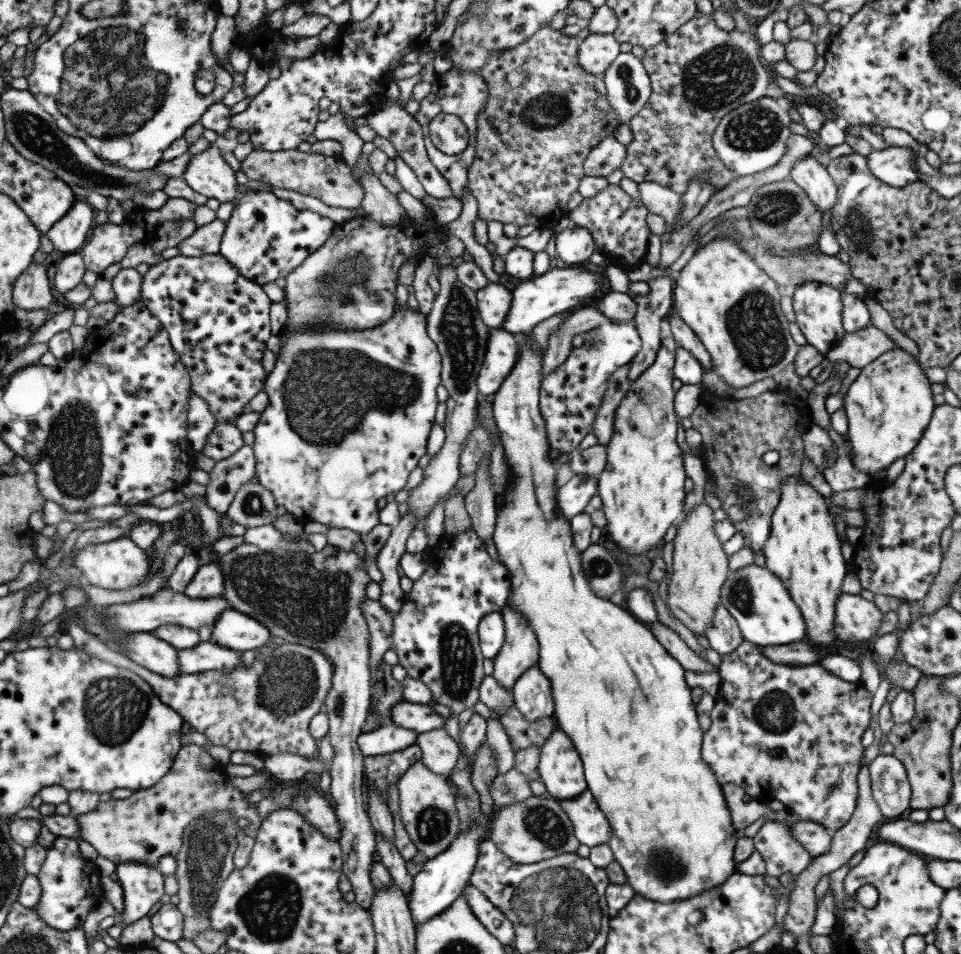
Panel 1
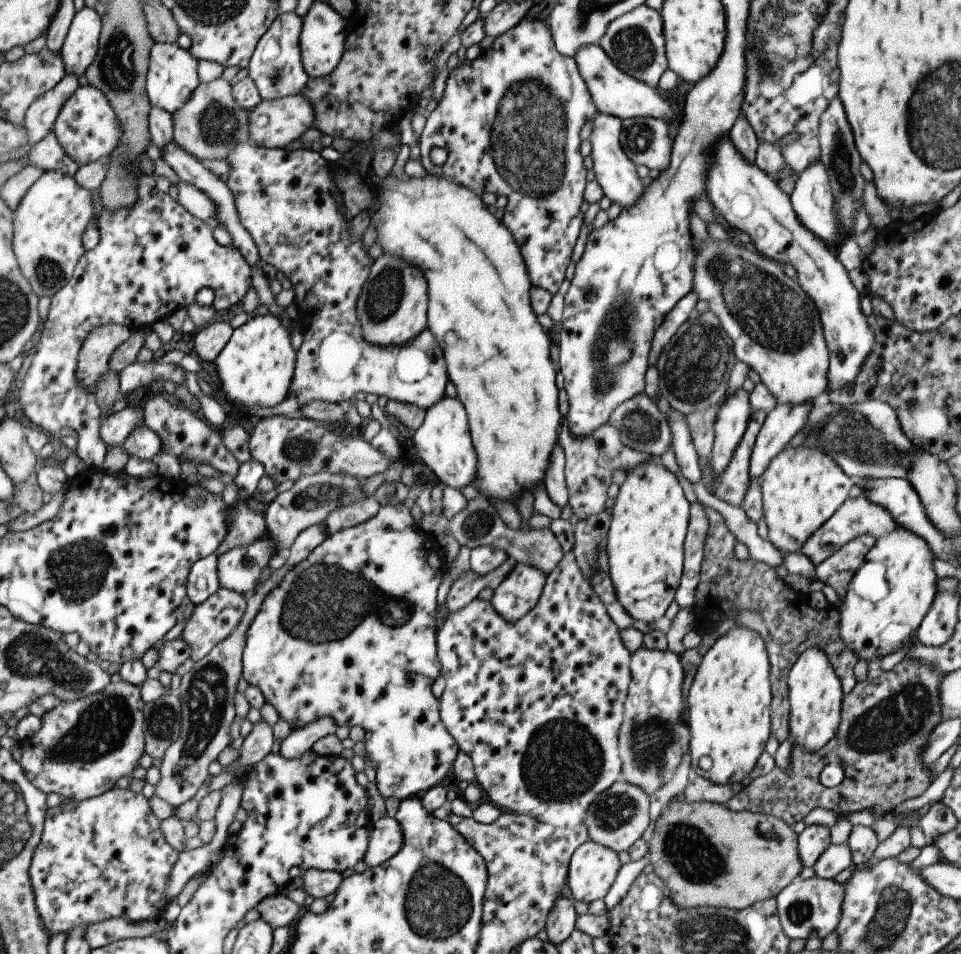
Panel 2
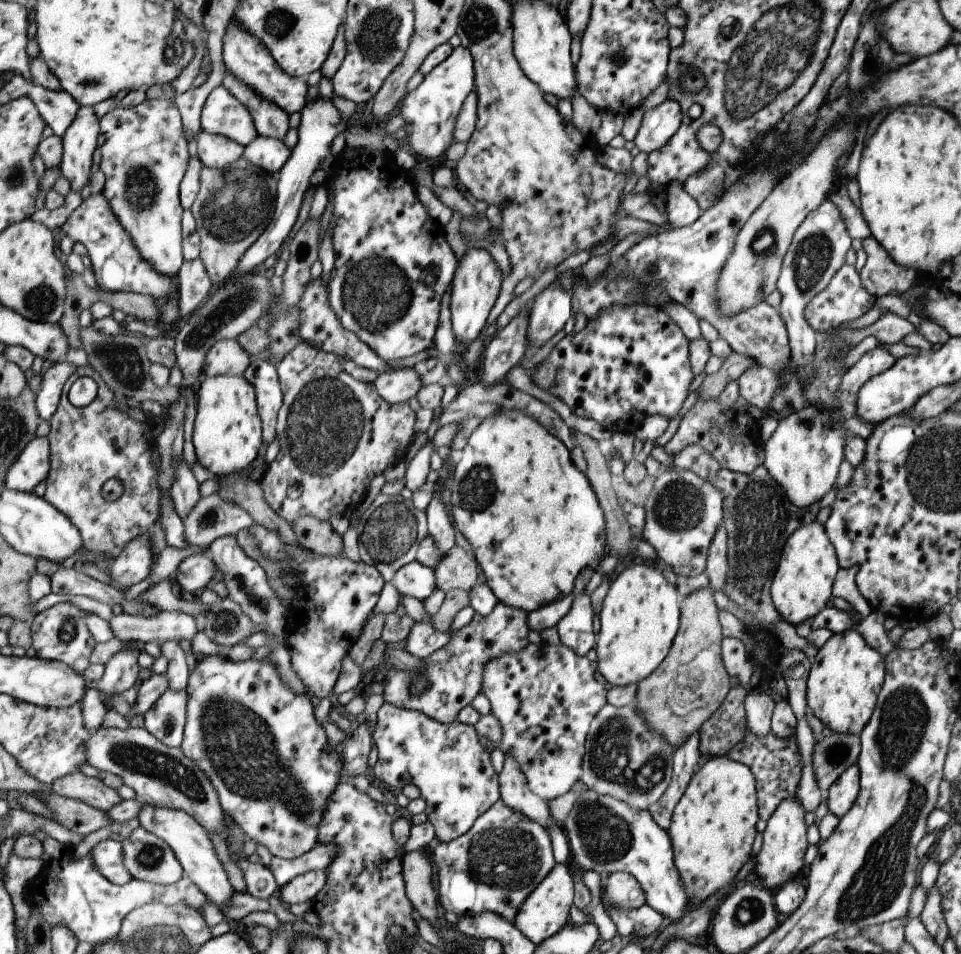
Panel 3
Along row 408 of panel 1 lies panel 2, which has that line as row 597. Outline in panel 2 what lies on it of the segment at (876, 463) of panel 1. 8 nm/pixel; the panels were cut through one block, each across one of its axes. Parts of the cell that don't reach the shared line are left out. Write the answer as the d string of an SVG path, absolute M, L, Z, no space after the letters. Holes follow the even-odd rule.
M899 528L876 539L875 544L863 557L861 566L851 577L845 596L837 606L839 638L856 654L857 660L869 663L872 659L880 659L886 654L901 650L911 638L915 638L917 627L936 593L938 576L934 573L932 558L926 541L907 529Z

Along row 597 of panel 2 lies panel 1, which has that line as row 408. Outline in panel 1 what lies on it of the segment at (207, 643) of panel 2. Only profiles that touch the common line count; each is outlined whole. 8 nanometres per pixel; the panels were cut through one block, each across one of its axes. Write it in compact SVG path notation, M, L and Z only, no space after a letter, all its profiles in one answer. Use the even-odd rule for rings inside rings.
M205 254L201 257L177 255L149 265L141 277L139 301L159 320L167 331L169 344L179 354L179 361L189 373L190 391L207 401L209 411L220 422L245 412L246 404L257 394L266 378L261 357L269 333L269 305L272 303L261 285L237 272L223 256Z

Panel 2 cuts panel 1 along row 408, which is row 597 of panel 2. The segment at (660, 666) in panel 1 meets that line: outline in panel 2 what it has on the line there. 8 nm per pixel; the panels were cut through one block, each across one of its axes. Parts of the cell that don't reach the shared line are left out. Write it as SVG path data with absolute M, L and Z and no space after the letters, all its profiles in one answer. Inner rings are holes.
M514 563L493 589L490 605L507 622L515 622L527 614L541 594L545 575L534 566Z

